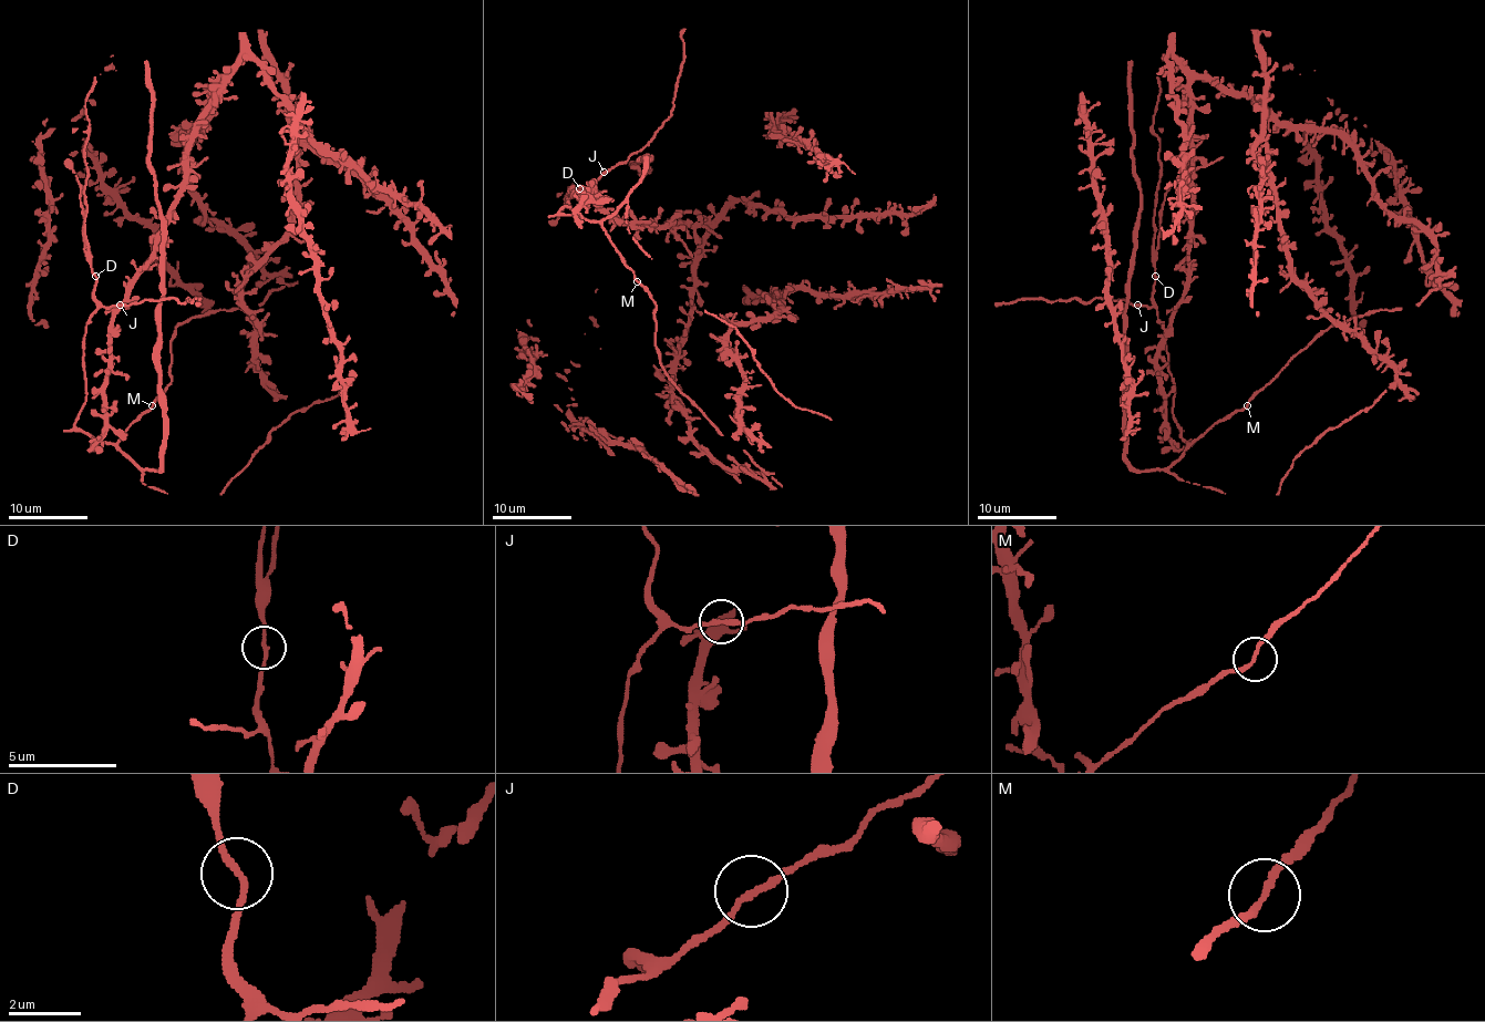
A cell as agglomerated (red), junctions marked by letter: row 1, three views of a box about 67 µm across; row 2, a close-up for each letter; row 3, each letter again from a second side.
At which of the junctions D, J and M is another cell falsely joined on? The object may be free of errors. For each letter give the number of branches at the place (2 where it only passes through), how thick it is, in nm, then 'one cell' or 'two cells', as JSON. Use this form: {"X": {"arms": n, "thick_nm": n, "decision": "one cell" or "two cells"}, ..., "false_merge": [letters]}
{"D": {"arms": 2, "thick_nm": 160, "decision": "one cell"}, "J": {"arms": 2, "thick_nm": 180, "decision": "one cell"}, "M": {"arms": 2, "thick_nm": 160, "decision": "one cell"}, "false_merge": []}

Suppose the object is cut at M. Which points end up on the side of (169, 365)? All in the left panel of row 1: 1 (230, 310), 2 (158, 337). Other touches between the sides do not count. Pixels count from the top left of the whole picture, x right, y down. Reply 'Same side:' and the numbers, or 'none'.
Same side: 1

